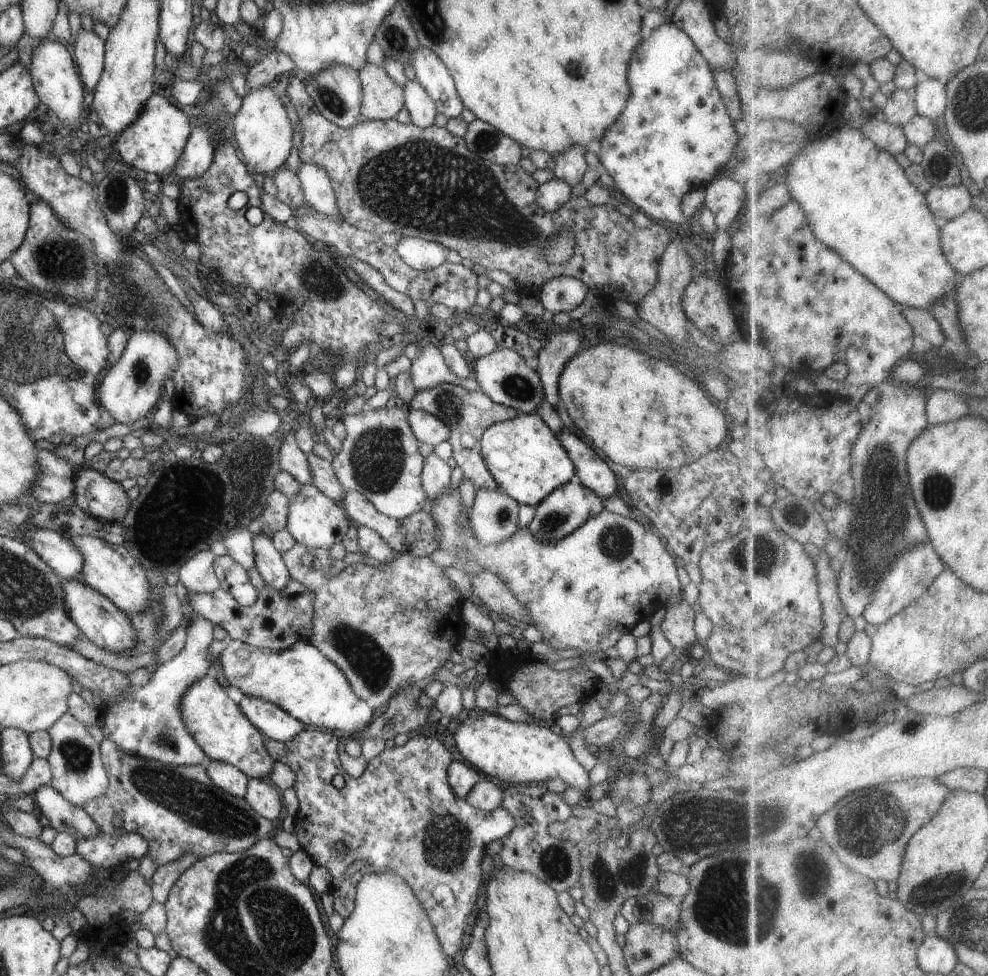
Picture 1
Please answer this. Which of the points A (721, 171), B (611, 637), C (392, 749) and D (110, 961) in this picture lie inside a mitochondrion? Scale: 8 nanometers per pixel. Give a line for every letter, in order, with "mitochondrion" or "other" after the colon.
A: other
B: other
C: other
D: other

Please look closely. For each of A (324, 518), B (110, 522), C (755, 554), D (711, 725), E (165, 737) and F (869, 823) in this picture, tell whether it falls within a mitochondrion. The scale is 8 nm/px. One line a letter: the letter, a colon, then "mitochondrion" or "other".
A: other
B: other
C: mitochondrion
D: other
E: mitochondrion
F: mitochondrion

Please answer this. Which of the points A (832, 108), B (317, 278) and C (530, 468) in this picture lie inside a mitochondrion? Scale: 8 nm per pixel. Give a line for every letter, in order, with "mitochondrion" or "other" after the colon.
A: other
B: mitochondrion
C: other

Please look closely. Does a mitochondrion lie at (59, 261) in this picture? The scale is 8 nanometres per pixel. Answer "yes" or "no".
yes

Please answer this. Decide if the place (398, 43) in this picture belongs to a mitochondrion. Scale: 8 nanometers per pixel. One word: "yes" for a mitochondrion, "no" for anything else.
yes

